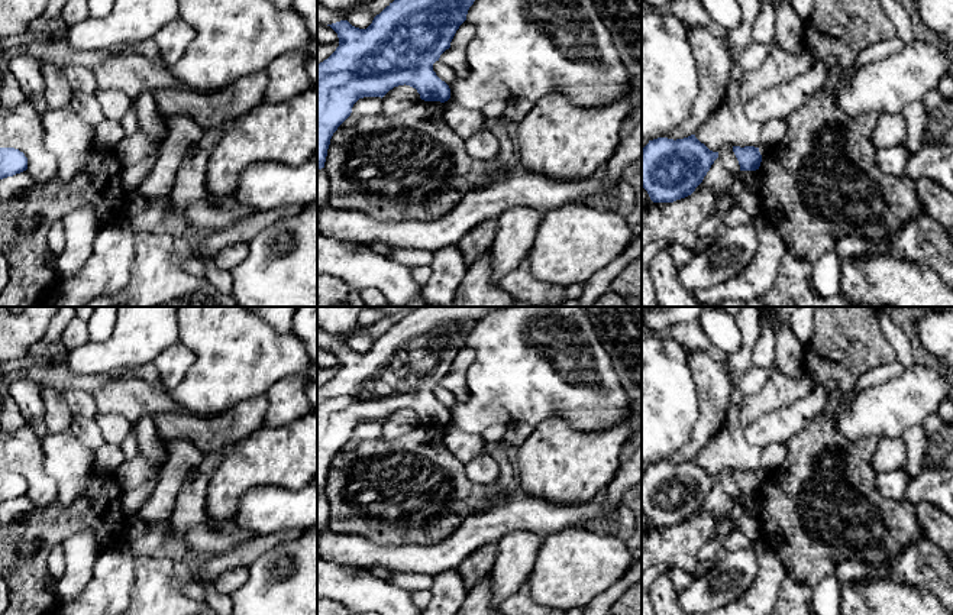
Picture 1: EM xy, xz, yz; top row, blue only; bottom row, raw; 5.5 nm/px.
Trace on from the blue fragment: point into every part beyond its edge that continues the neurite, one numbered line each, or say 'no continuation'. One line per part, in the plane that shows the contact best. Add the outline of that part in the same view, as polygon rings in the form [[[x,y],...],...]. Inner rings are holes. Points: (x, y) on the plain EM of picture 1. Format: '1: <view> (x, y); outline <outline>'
no continuation

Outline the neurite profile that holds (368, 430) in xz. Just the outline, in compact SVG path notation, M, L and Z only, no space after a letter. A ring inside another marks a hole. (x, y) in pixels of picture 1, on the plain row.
M381 421L359 423L352 431L352 440L377 440L382 434Z

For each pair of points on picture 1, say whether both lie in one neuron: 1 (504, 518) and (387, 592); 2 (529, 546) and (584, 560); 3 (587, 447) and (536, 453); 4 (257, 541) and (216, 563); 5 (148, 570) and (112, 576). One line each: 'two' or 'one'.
1: two
2: two
3: one
4: one
5: two

